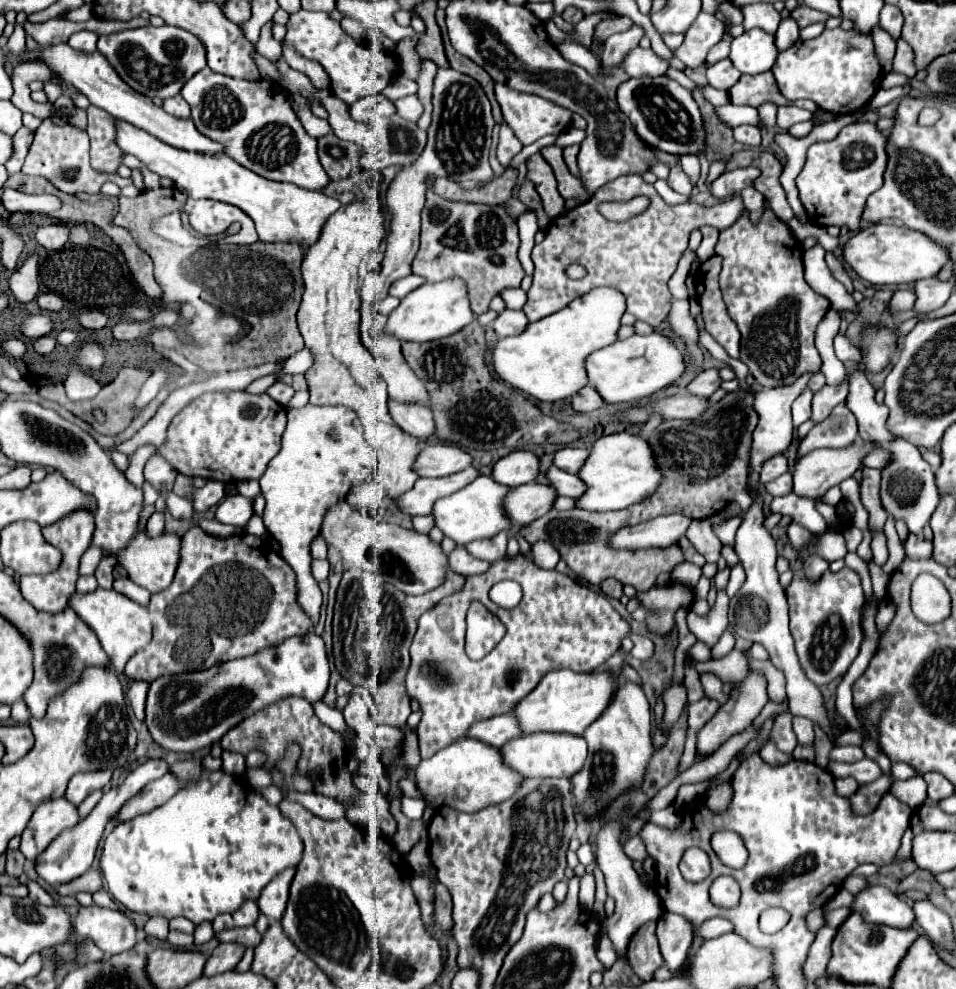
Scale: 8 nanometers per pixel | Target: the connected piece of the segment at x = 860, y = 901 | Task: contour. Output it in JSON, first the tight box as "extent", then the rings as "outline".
{"extent":[850,884,914,928],"outline":[[[870,884],[854,896],[850,910],[860,912],[866,922],[886,924],[894,928],[910,928],[914,924],[912,908],[890,888]]]}

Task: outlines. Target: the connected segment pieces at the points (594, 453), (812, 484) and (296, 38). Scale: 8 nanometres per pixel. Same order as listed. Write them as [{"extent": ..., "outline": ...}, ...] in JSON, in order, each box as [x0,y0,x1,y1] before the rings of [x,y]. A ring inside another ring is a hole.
[{"extent":[576,432,662,510],"outline":[[[616,432],[602,436],[594,442],[590,456],[584,468],[578,474],[588,490],[576,500],[576,506],[582,510],[622,510],[628,508],[650,494],[656,492],[656,486],[662,482],[662,472],[656,466],[656,456],[648,446],[648,440],[630,432]]]},{"extent":[792,440,874,500],"outline":[[[858,440],[854,442],[852,446],[848,448],[822,448],[822,450],[814,450],[810,454],[806,454],[804,458],[798,460],[798,464],[794,466],[794,472],[792,472],[792,492],[796,496],[806,496],[806,498],[812,498],[812,500],[818,500],[826,494],[828,488],[840,484],[842,480],[854,476],[854,472],[862,466],[862,458],[872,450],[874,446],[870,442],[864,442],[864,440]]]},{"extent":[284,10,398,104],"outline":[[[298,10],[296,14],[290,14],[286,28],[288,32],[286,32],[284,44],[292,46],[300,56],[318,62],[330,78],[334,96],[338,96],[346,104],[352,104],[364,96],[380,94],[390,84],[390,80],[398,70],[394,56],[372,52],[352,42],[352,38],[340,28],[340,22],[332,20],[326,12]]]}]

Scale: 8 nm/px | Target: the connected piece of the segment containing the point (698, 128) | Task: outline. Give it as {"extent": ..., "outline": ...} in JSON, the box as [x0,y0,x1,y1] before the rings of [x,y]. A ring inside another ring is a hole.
{"extent":[618,76,706,156],"outline":[[[668,76],[630,78],[618,88],[618,106],[630,118],[636,134],[644,144],[674,156],[698,156],[706,150],[706,130],[700,108],[692,98],[692,92],[680,86],[676,80]]]}

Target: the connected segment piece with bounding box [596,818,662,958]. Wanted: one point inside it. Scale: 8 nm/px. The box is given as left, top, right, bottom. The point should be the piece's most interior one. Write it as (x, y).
(635, 904)

